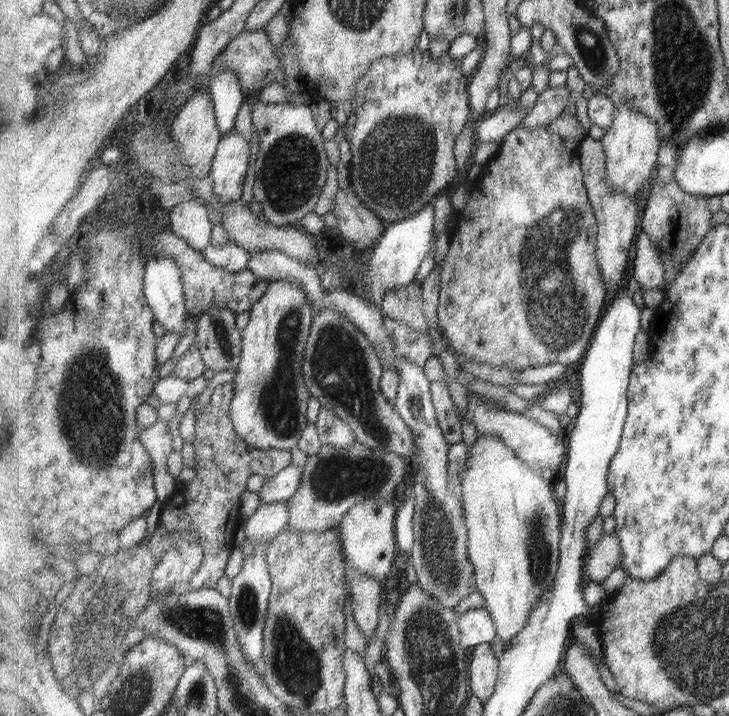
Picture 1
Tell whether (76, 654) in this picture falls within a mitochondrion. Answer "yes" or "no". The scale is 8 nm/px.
yes

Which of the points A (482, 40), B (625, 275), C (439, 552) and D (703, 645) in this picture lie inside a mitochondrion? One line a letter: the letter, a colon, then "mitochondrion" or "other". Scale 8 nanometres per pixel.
A: other
B: other
C: mitochondrion
D: mitochondrion

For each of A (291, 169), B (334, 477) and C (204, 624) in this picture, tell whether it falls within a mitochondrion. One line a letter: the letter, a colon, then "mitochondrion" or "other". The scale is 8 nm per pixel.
A: mitochondrion
B: mitochondrion
C: mitochondrion

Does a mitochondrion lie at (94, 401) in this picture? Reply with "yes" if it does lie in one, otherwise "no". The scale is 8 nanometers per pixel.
yes

